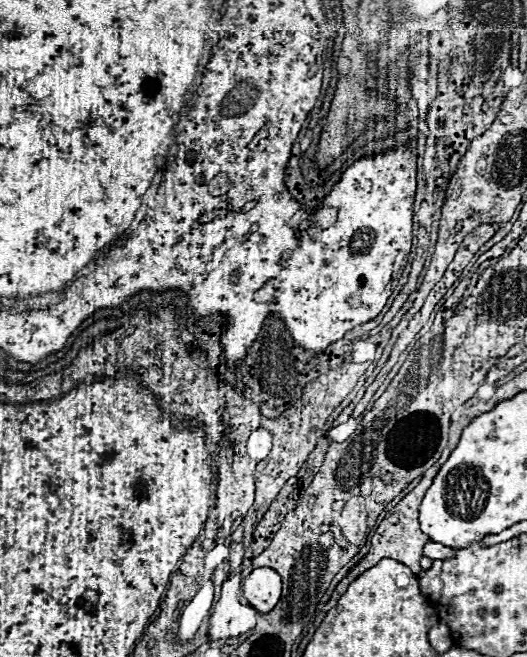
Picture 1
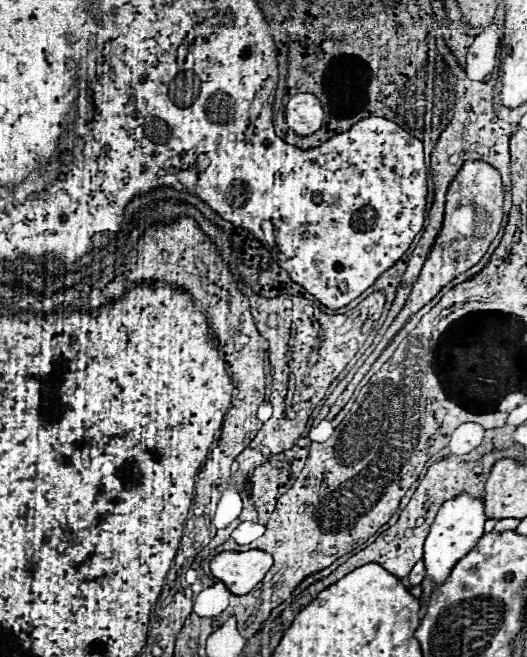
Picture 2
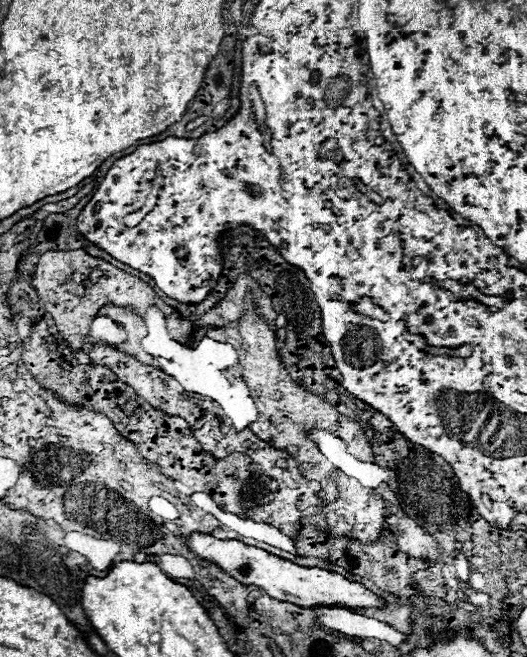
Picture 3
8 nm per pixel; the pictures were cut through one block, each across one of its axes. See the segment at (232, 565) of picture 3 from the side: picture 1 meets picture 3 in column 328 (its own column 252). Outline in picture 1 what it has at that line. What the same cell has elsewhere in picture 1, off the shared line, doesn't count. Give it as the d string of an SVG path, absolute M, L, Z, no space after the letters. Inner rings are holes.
M254 568L252 574L244 580L244 598L258 612L270 612L282 594L280 574L272 568Z

